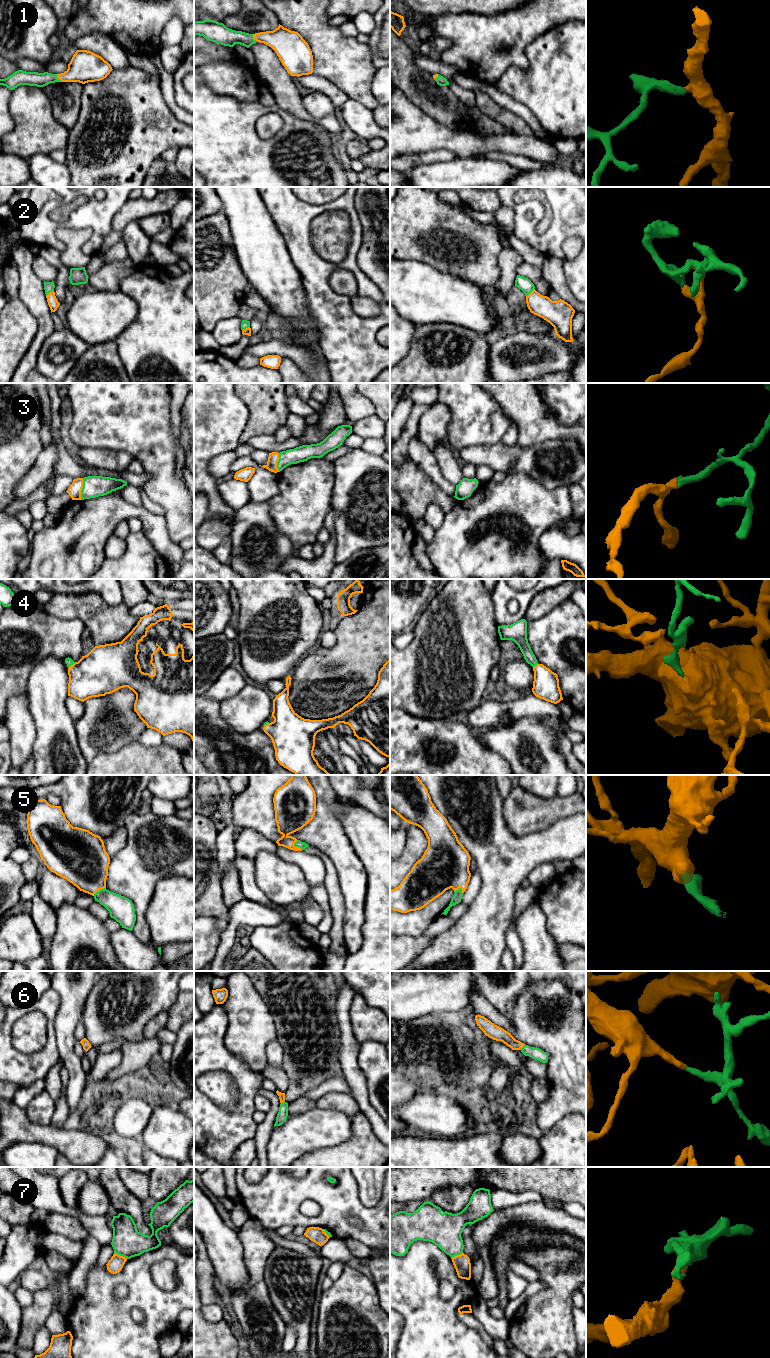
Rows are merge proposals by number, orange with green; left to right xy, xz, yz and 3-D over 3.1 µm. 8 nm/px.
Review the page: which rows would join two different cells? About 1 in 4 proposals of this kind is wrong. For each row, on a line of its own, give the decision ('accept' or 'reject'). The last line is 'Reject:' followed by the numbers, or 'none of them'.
1: accept
2: accept
3: accept
4: accept
5: accept
6: accept
7: reject
Reject: 7

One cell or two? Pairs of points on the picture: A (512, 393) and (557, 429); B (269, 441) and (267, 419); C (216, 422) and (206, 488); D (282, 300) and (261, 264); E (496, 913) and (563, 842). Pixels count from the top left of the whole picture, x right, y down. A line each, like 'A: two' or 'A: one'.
A: one
B: two
C: one
D: one
E: one

